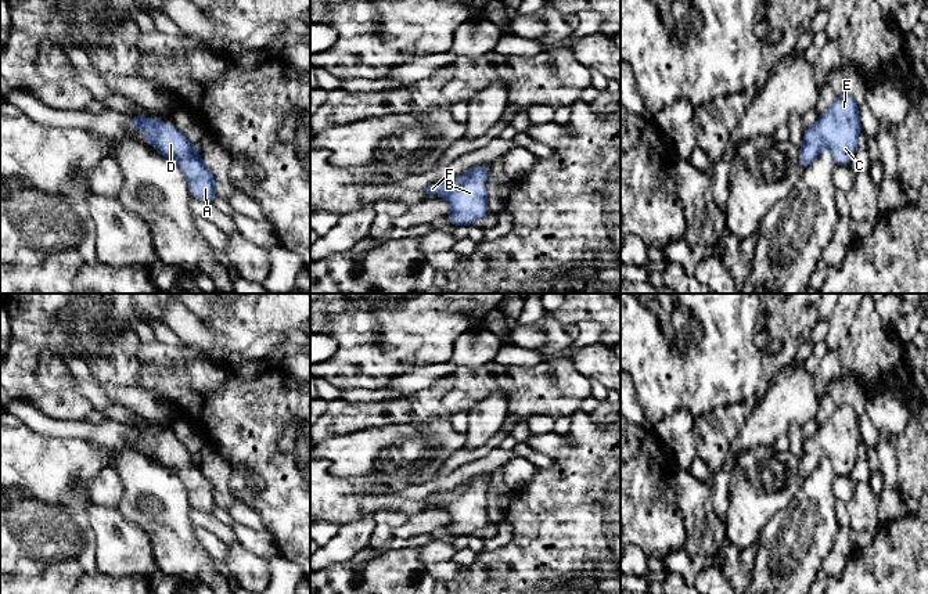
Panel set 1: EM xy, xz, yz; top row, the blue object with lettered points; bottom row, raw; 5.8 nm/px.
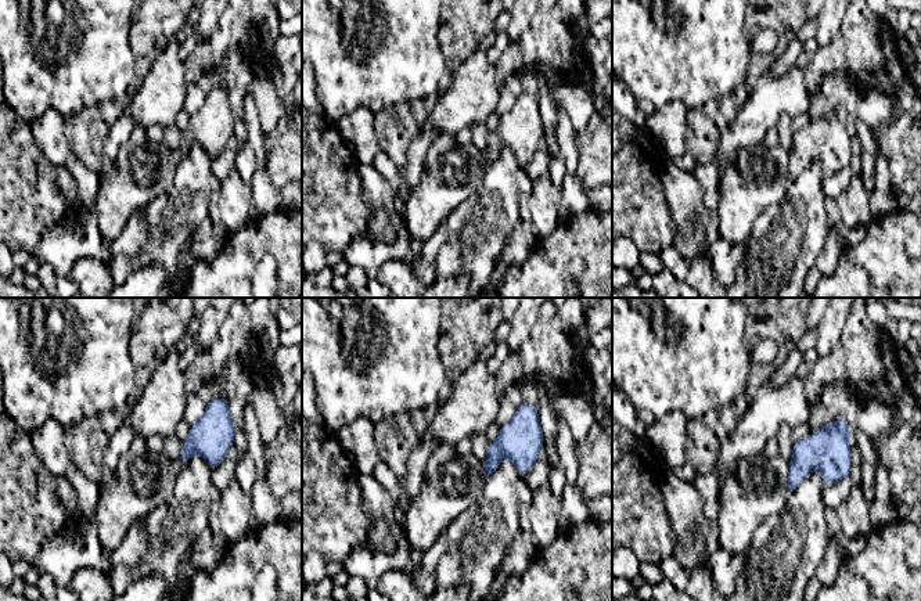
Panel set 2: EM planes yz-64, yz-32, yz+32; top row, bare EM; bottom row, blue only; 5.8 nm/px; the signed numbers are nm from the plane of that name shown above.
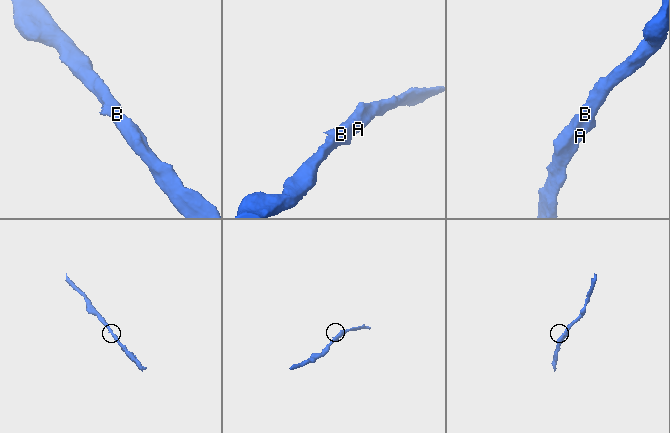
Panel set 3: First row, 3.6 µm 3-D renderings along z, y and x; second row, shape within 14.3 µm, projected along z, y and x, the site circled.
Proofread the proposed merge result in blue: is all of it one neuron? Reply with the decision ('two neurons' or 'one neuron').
one neuron

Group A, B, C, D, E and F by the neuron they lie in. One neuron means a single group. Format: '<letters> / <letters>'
A B C D E F

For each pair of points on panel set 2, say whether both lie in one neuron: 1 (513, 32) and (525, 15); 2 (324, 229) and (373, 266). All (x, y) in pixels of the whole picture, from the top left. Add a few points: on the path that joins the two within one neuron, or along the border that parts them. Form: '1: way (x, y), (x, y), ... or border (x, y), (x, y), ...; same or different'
1: way (515, 28), (521, 20); same
2: border (366, 231), (356, 237), (342, 254); different

